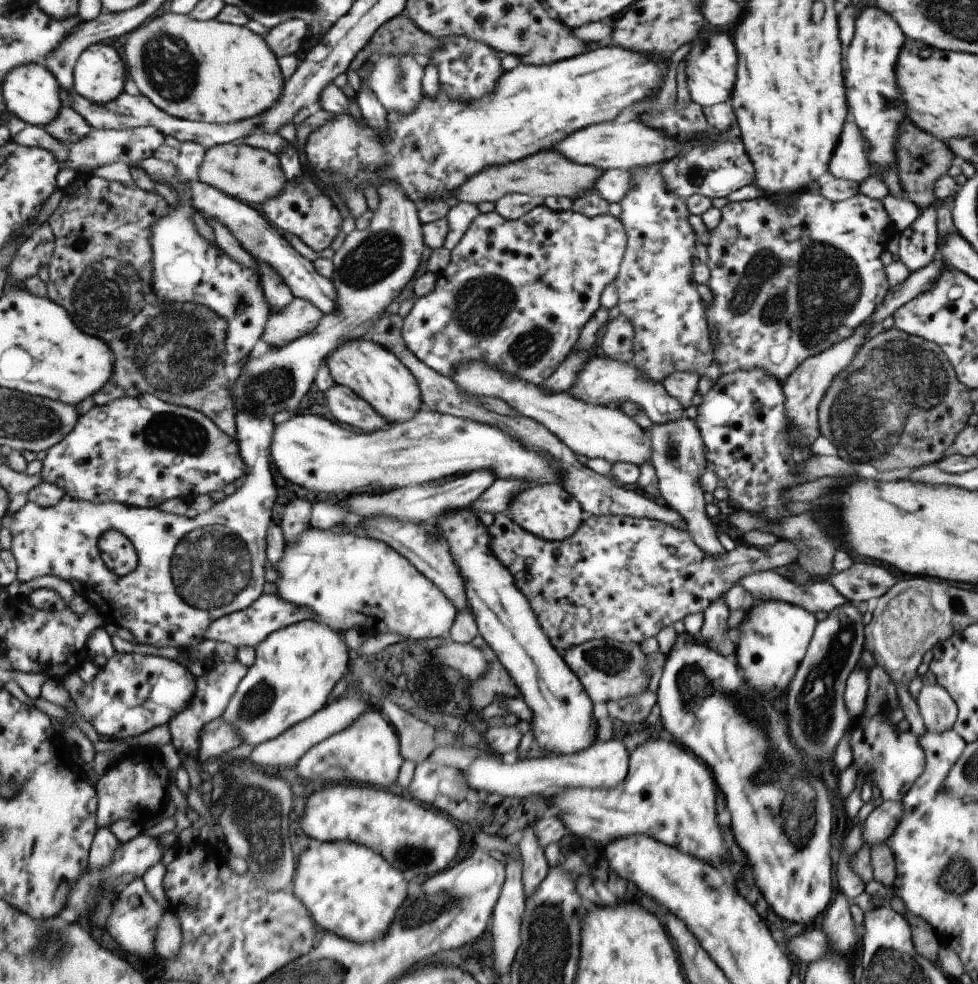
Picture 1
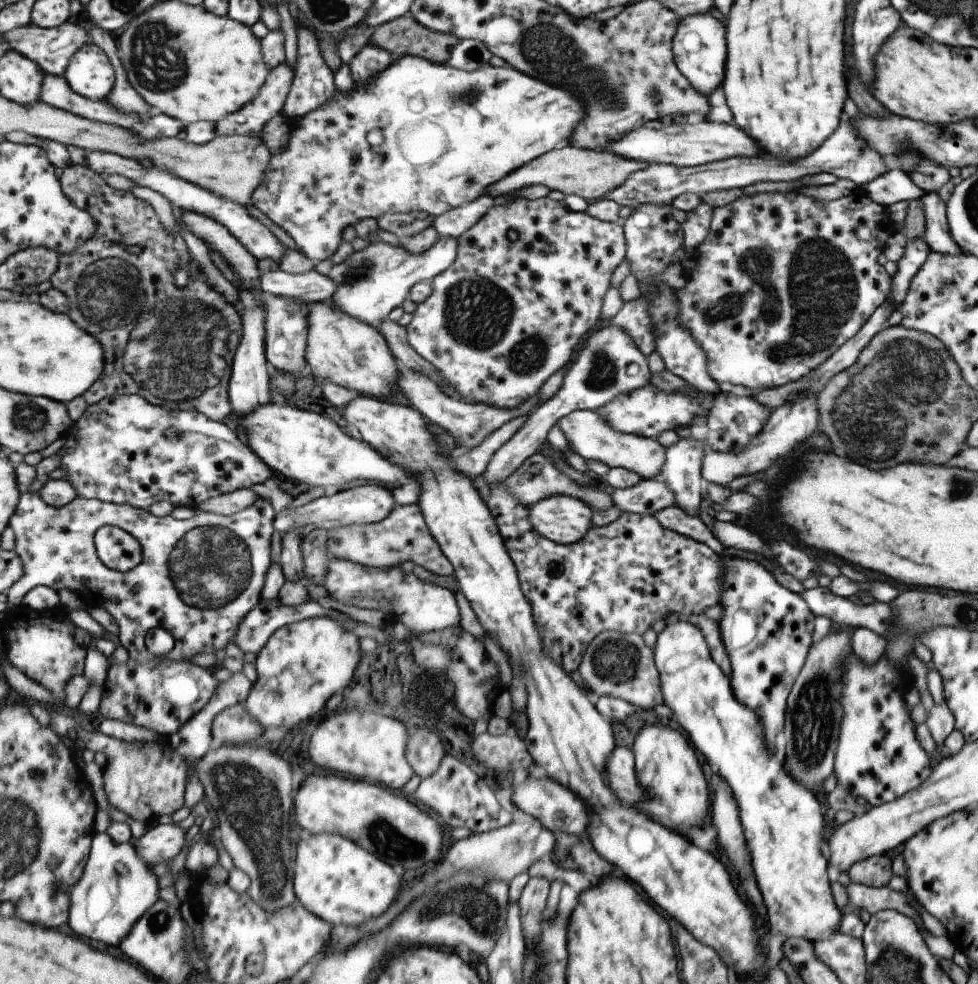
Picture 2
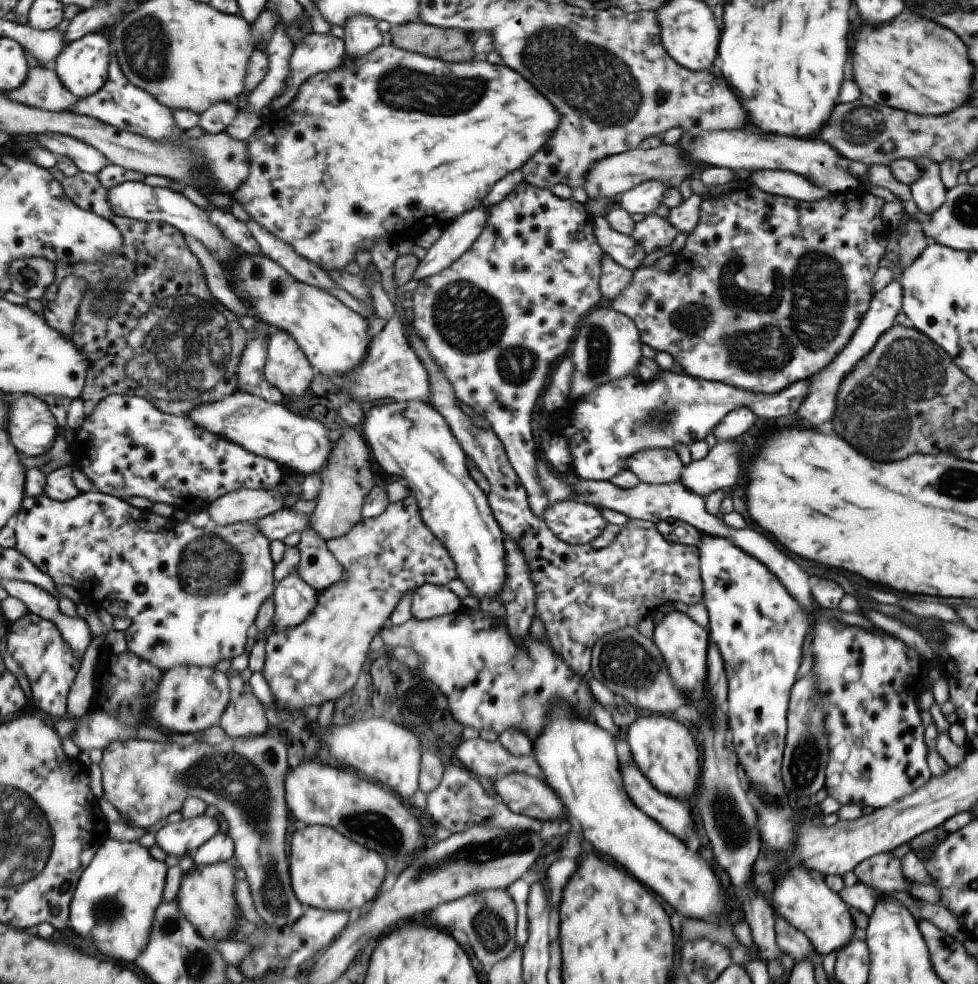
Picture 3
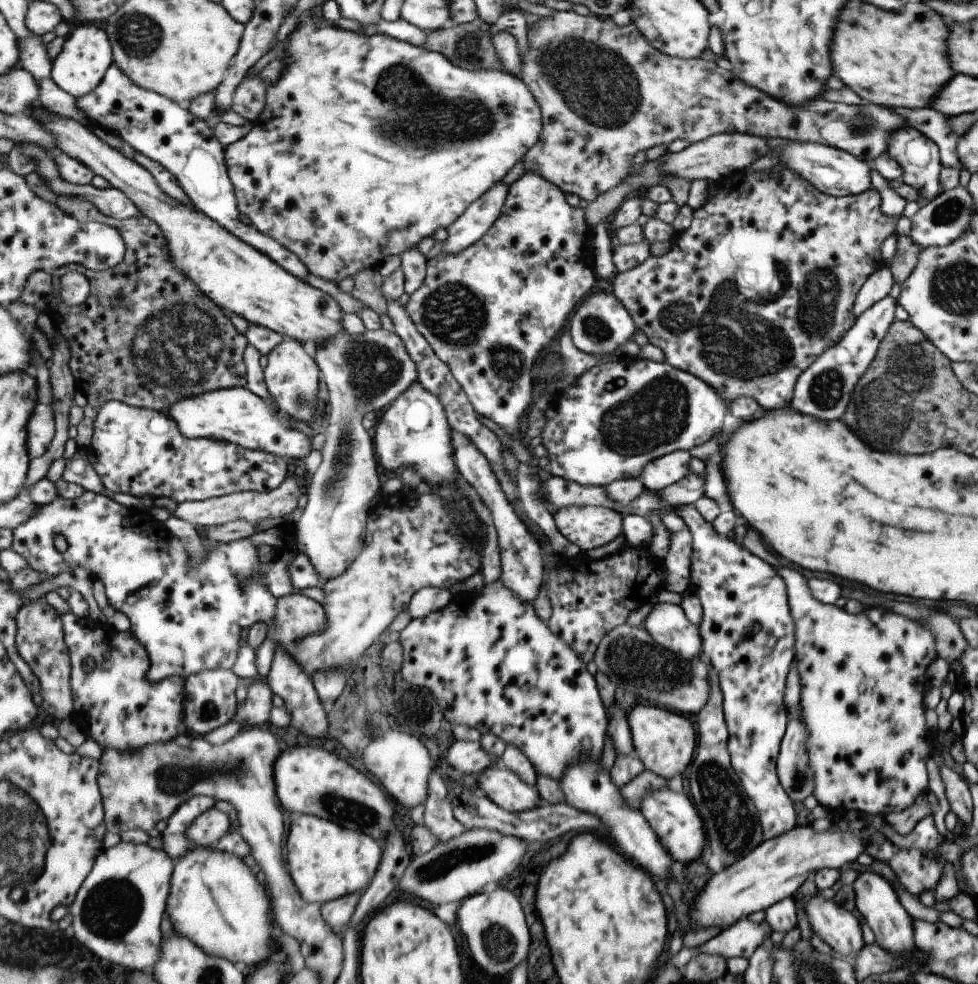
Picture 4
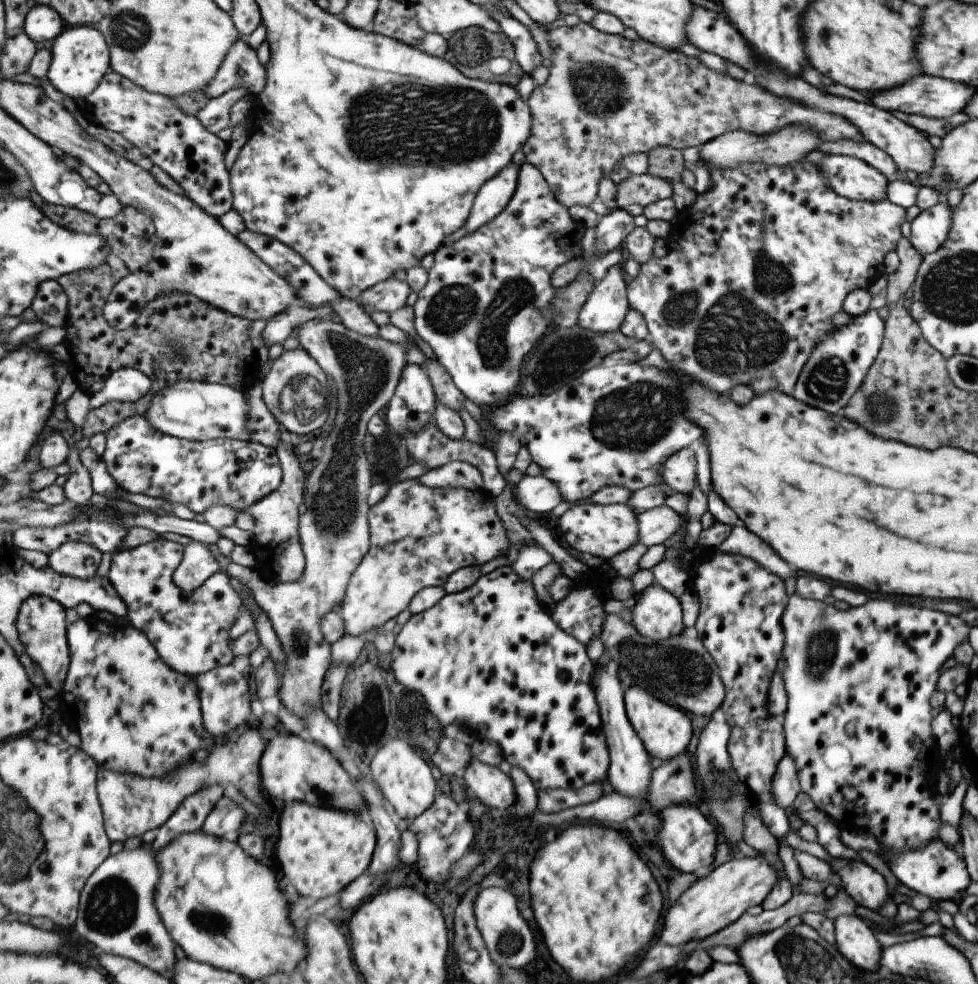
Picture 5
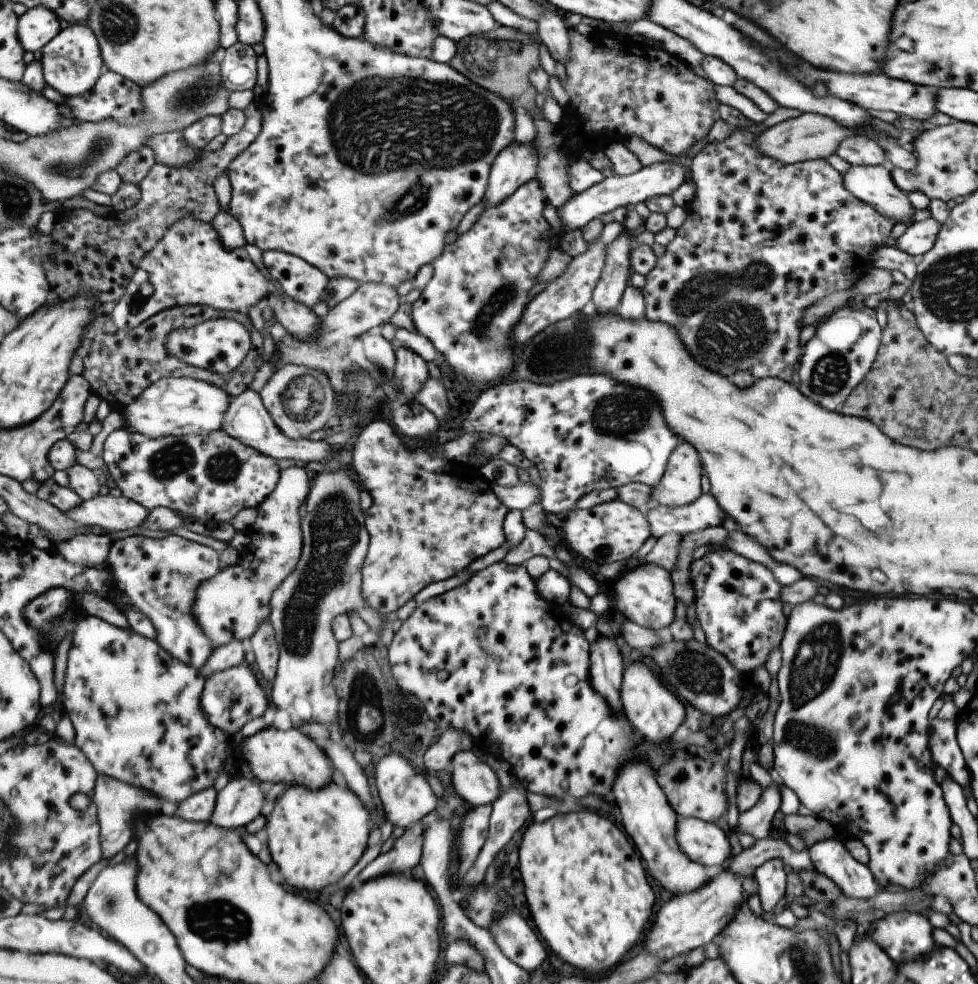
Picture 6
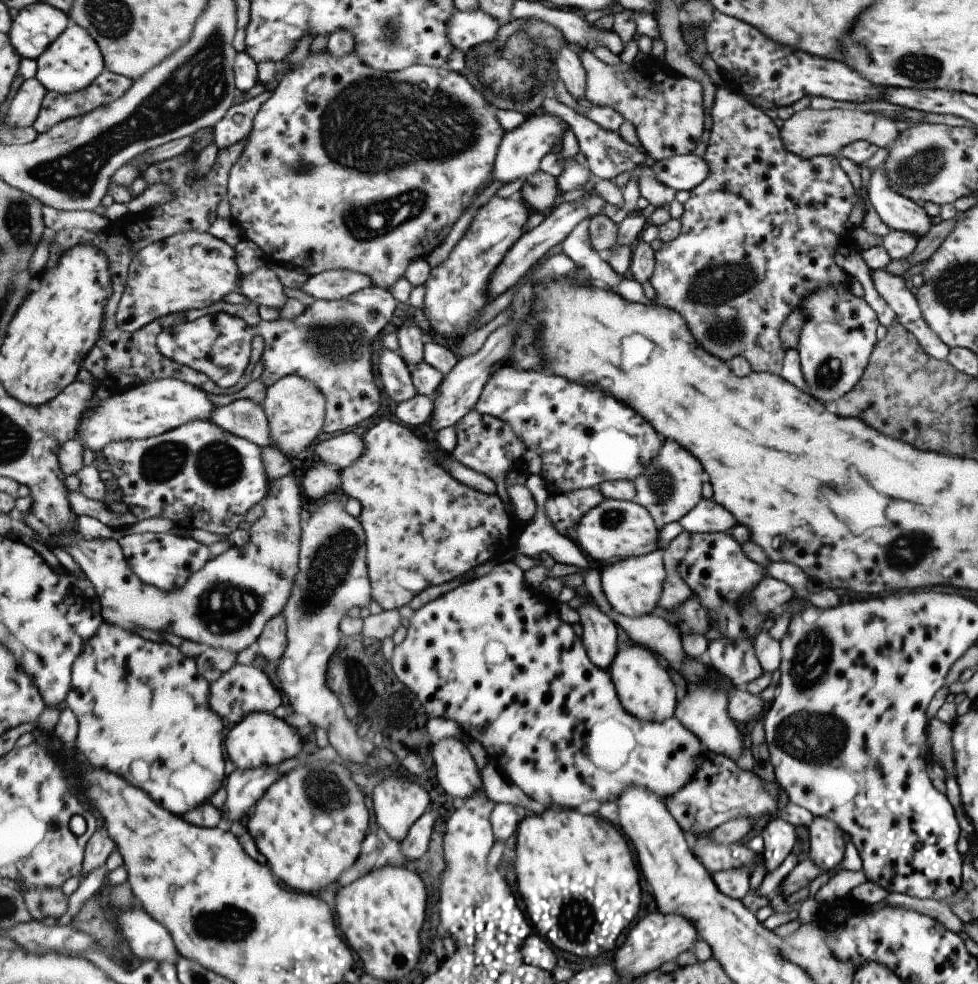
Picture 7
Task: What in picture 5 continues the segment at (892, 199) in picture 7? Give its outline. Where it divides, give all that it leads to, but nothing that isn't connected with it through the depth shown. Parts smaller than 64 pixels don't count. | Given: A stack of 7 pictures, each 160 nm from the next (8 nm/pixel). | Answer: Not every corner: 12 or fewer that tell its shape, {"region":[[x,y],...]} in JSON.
{"region":[[847,155],[815,163],[835,194],[885,200],[888,180]]}

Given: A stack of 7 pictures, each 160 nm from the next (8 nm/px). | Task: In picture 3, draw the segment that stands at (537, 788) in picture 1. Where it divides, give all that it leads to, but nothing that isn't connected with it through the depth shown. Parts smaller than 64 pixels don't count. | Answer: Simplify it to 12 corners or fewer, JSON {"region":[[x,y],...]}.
{"region":[[631,759],[627,797],[663,830],[687,840],[694,819],[686,802],[659,794]]}

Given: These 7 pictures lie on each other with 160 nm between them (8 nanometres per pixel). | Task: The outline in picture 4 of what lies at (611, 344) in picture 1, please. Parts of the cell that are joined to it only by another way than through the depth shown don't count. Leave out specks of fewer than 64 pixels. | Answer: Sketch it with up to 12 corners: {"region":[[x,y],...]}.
{"region":[[735,171],[607,283],[664,363],[789,407],[898,218]]}

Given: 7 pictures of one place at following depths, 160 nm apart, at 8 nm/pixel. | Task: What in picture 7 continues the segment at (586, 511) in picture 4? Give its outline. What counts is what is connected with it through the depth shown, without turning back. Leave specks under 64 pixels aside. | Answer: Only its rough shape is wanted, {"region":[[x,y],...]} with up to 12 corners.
{"region":[[607,498],[573,533],[593,565],[652,553],[643,505]]}

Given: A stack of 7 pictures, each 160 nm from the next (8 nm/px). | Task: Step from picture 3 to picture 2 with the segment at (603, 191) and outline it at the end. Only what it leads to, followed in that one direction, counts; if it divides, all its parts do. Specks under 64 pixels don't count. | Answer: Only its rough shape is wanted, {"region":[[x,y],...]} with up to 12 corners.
{"region":[[571,145],[512,172],[494,197],[543,184],[587,202],[605,198],[640,163]]}

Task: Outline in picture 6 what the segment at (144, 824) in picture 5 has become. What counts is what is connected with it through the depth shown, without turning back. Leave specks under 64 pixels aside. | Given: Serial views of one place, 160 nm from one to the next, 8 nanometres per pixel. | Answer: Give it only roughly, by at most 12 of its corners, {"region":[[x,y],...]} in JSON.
{"region":[[99,776],[104,858],[123,854],[139,820],[163,814],[161,798]]}

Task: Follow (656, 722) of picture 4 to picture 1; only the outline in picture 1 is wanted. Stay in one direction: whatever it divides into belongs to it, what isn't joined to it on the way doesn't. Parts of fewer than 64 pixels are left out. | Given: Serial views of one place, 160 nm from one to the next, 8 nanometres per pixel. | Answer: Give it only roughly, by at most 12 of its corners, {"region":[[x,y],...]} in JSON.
{"region":[[653,738],[613,788],[551,797],[569,833],[629,834],[723,858],[715,786],[691,751]]}

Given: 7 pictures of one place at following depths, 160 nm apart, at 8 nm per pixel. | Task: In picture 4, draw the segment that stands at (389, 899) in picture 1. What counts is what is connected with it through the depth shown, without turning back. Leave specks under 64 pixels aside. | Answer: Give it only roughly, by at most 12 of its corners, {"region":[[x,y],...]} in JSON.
{"region":[[293,814],[291,876],[319,905],[365,892],[383,856],[375,838]]}

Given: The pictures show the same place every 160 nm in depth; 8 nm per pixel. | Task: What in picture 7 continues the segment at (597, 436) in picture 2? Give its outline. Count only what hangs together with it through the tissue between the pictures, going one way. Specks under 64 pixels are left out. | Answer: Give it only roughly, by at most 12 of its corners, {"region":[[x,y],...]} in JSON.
{"region":[[665,440],[631,480],[658,532],[702,498],[701,463]]}

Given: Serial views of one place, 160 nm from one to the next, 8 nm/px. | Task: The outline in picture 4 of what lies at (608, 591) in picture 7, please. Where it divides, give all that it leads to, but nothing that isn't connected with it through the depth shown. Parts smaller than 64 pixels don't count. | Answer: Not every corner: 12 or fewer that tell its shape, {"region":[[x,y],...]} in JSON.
{"region":[[654,604],[642,627],[661,648],[693,660],[701,636],[675,604]]}

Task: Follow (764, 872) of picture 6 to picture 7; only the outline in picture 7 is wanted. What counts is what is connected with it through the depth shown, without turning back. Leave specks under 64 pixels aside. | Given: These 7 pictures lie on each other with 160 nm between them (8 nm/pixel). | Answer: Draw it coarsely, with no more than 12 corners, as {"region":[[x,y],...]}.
{"region":[[773,817],[760,835],[760,861],[777,868],[798,840],[794,826]]}

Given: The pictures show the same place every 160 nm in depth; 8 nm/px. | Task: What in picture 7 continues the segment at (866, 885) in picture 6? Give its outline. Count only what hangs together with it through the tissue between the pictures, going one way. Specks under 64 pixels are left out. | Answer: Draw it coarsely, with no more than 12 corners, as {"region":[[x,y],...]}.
{"region":[[813,817],[807,857],[836,872],[846,843],[834,822]]}

